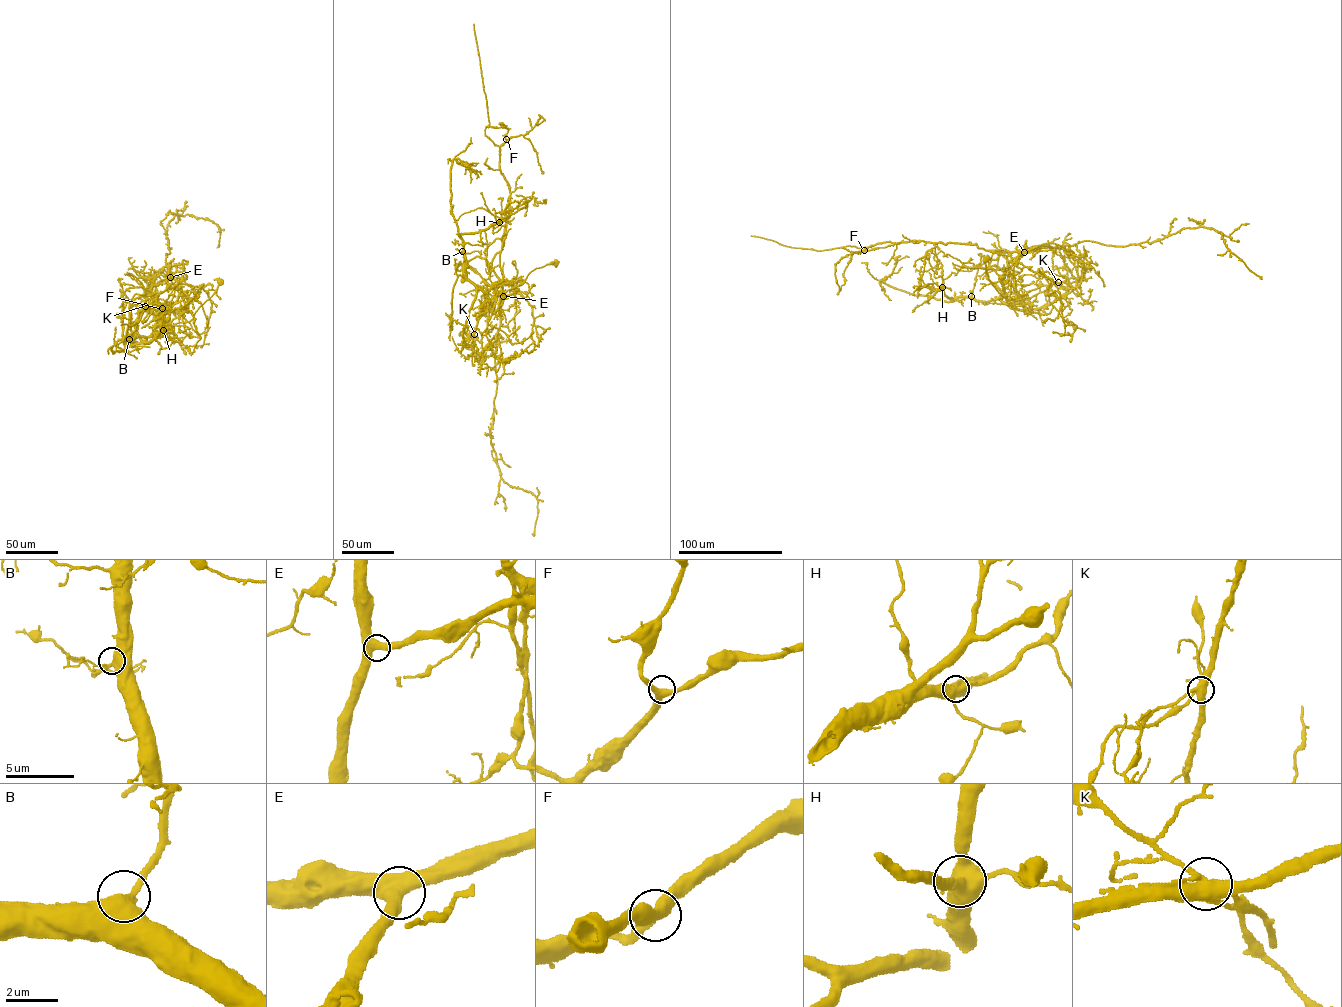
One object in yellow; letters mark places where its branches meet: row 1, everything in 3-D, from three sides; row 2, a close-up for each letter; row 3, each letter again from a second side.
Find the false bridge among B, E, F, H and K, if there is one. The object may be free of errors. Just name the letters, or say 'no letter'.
K

